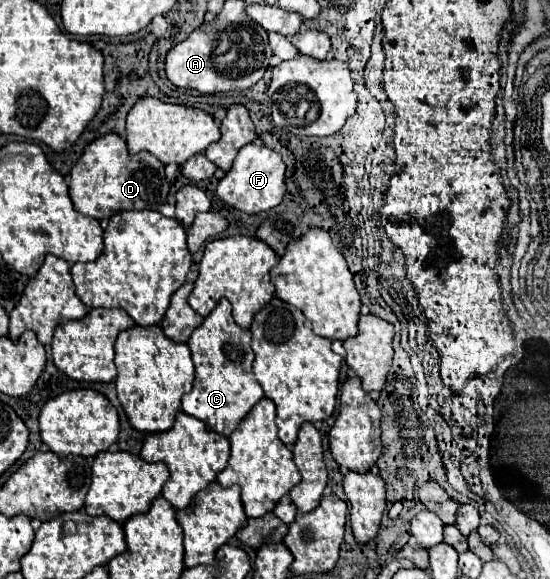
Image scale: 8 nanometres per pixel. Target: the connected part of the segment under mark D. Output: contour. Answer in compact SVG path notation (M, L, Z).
M111 132L93 142L89 142L71 170L69 194L77 212L91 216L95 220L111 218L121 210L159 210L169 194L169 184L165 180L165 164L149 152L139 152L135 156L127 152L125 140Z

